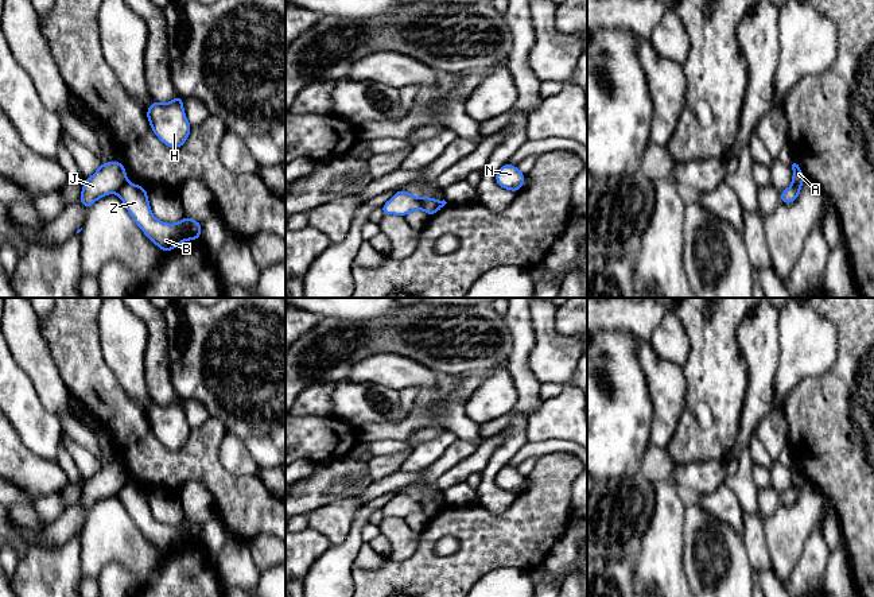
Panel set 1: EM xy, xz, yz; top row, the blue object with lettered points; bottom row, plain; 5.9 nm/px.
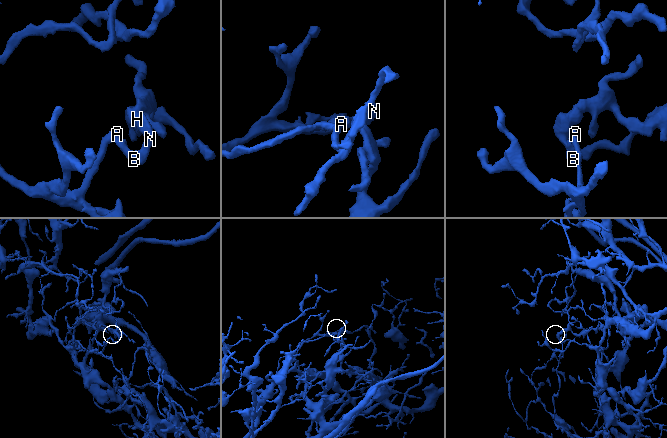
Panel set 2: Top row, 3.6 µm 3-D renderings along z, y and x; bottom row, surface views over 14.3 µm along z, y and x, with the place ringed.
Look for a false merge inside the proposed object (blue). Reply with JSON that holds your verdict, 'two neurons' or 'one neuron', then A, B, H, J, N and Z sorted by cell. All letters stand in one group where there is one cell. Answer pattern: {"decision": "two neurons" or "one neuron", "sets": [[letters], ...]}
{"decision": "two neurons", "sets": [["A", "J"], ["B", "H", "N", "Z"]]}

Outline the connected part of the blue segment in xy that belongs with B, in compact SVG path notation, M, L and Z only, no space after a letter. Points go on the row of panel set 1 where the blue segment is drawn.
M125 182L117 191L129 216L145 236L163 252L170 252L186 240L199 240L202 224L184 216L178 224L158 221L149 208L147 190Z

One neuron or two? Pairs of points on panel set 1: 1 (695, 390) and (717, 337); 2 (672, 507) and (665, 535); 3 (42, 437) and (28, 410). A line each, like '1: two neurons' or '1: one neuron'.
1: one neuron
2: one neuron
3: one neuron

